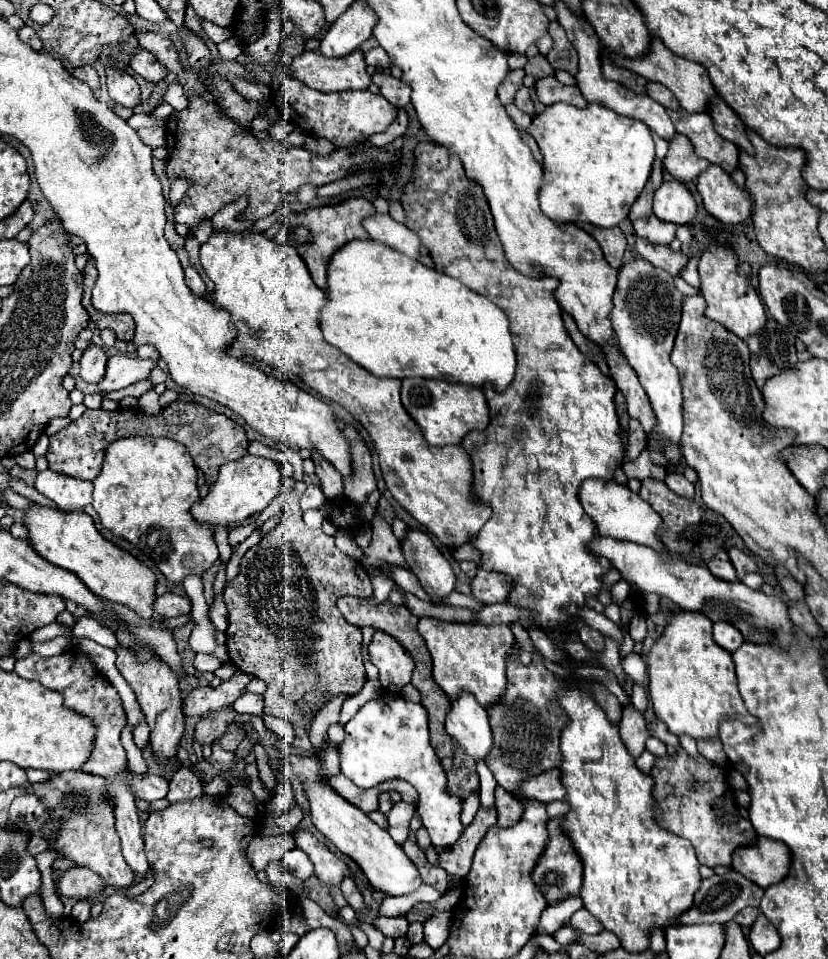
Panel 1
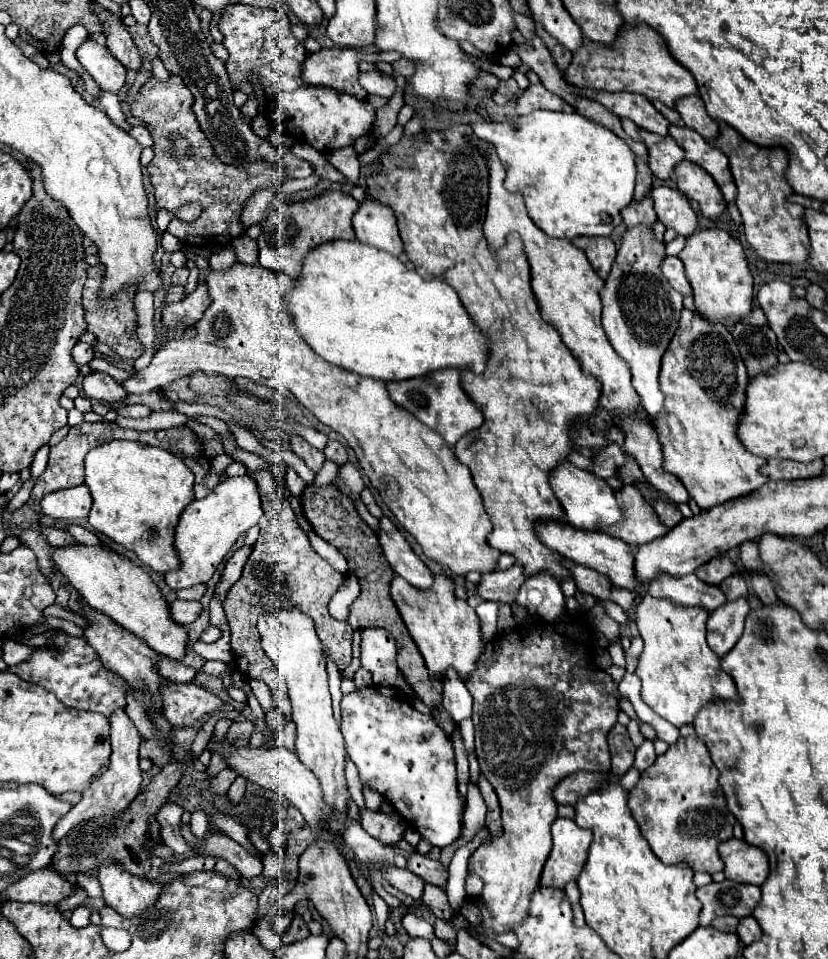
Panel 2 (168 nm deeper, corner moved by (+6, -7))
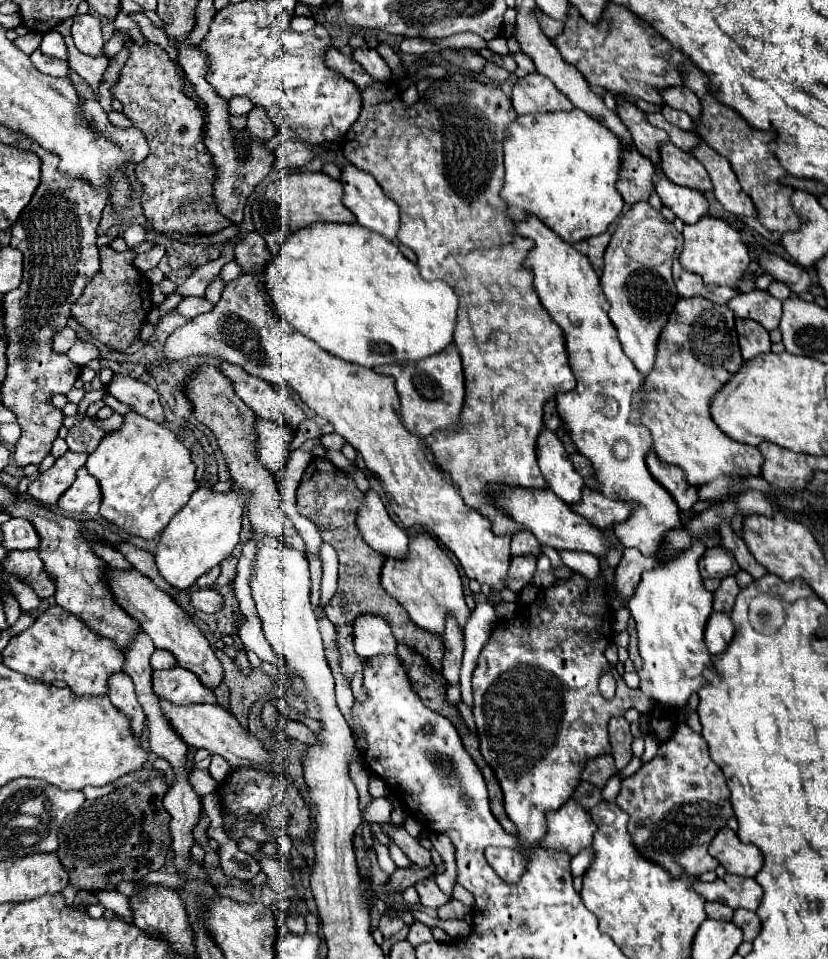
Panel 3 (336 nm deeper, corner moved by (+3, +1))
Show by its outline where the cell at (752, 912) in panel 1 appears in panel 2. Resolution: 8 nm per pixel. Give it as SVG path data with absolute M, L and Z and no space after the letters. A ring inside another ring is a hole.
M723 916L723 918L715 918L713 922L711 922L711 926L713 928L717 928L717 930L723 930L723 932L735 932L737 930L737 918L733 918L733 916Z

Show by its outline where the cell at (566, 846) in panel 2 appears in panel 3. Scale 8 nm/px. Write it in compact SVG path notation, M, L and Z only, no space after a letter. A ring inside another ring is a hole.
M568 800L562 808L548 812L546 820L548 832L542 840L544 848L554 848L558 852L566 852L568 856L576 856L580 850L592 846L596 824L574 800Z

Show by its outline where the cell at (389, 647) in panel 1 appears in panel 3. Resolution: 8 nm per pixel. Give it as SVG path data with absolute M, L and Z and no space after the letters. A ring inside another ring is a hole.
M364 614L354 622L354 648L360 658L368 660L380 654L394 654L396 640L392 638L390 626L384 618Z

